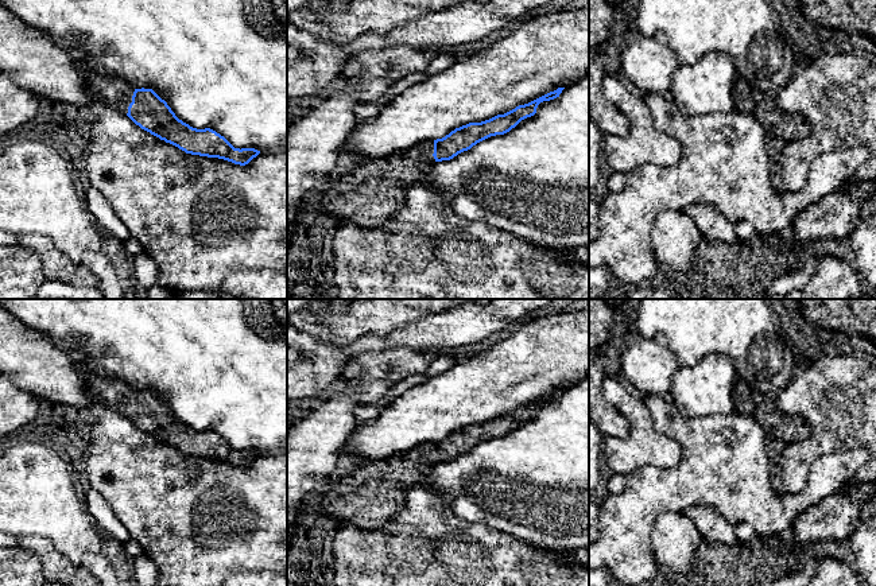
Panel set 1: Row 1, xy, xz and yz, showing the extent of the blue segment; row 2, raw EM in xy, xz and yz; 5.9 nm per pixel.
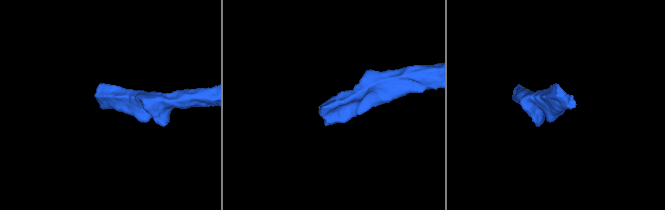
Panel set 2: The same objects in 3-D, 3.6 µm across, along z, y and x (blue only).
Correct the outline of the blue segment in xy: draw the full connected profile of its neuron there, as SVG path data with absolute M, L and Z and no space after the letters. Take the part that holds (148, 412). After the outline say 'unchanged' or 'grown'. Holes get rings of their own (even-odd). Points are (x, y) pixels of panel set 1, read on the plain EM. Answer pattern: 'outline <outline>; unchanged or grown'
outline M88 369L84 370L84 380L100 408L109 408L127 416L142 431L186 455L218 459L240 467L248 466L260 455L255 450L234 450L210 430L190 428L179 422L152 391L133 391L121 380Z; grown

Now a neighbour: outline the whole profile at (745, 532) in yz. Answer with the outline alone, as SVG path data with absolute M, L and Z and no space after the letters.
M740 523L734 525L734 533L740 542L759 544L763 542L764 536L759 535L752 525Z

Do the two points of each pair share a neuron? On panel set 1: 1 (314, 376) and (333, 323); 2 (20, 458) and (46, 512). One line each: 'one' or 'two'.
1: two
2: one

